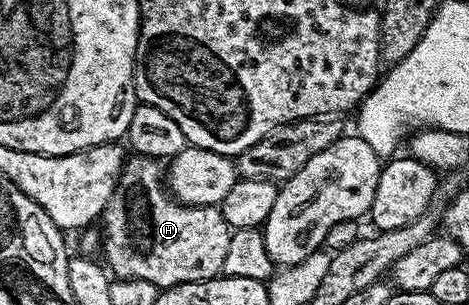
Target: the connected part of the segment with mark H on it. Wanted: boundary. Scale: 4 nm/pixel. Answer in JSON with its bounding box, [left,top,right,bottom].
[100,156,232,288]

